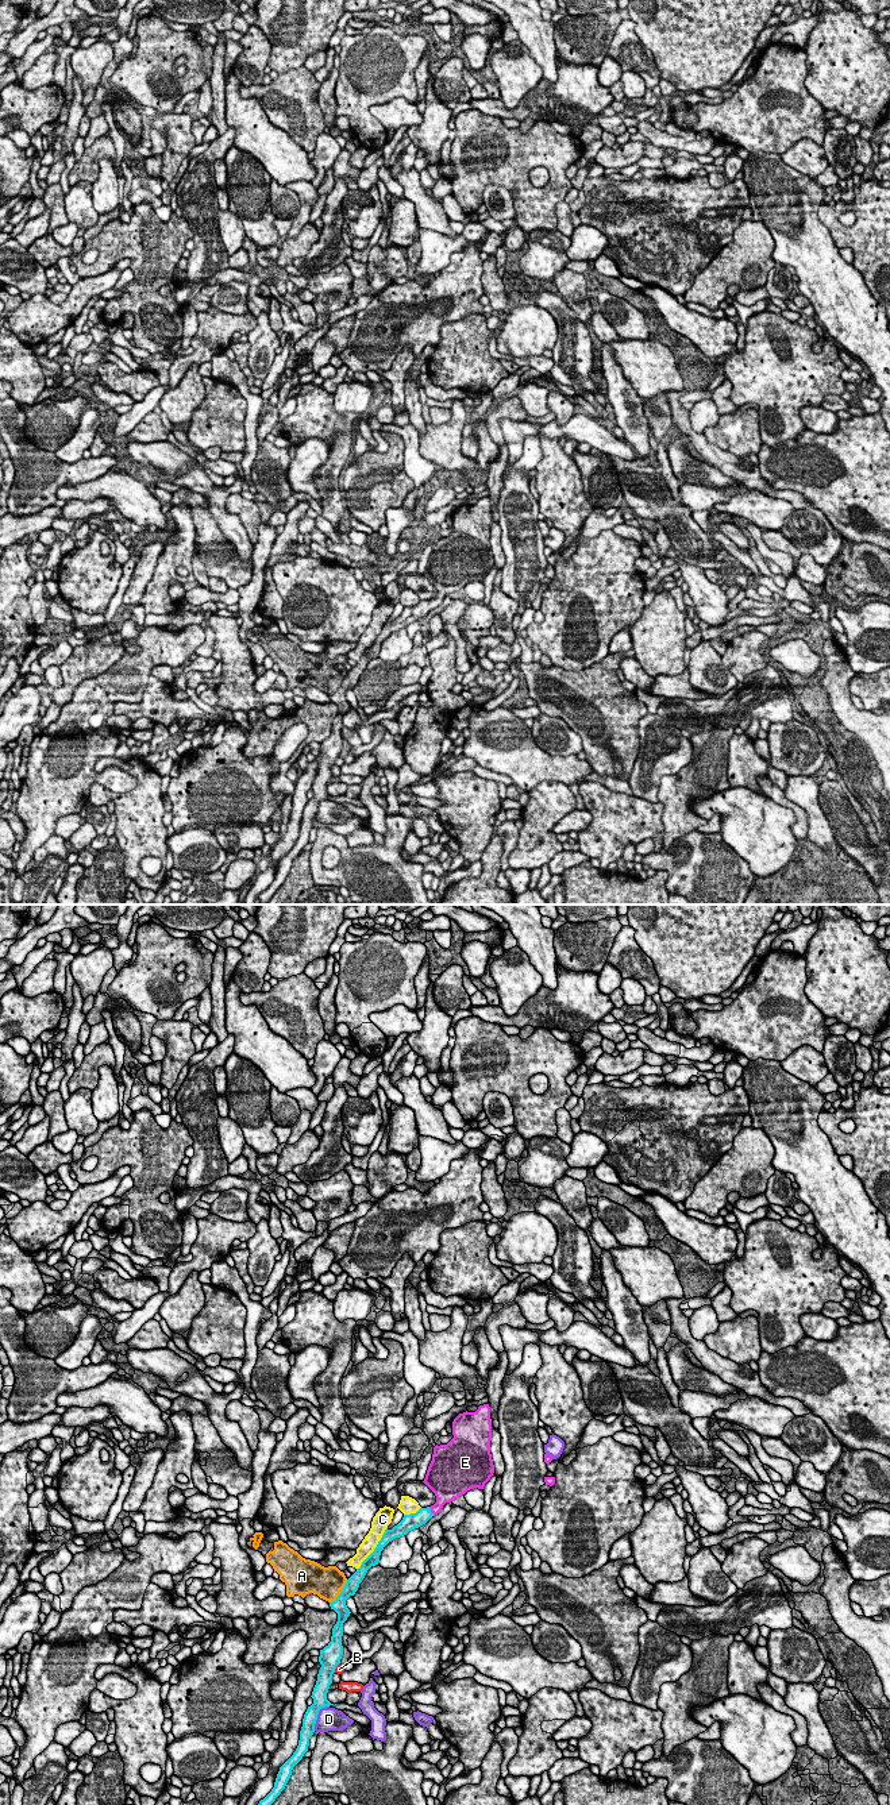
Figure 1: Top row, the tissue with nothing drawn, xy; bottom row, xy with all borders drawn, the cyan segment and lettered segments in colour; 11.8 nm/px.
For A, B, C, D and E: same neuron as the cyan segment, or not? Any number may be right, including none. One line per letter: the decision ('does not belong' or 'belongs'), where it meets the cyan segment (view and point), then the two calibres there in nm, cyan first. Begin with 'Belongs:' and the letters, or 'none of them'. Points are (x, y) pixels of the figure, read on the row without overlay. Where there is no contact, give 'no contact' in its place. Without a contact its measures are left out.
Belongs: E
A: does not belong; contact xy (341, 685); calibres 160 and 380 nm
B: does not belong; contact xy (335, 760); calibres 260 and 100 nm
C: does not belong; contact xy (374, 641); calibres 140 and 180 nm
D: does not belong; contact xy (316, 809); calibres 170 and 280 nm
E: belongs; contact xy (430, 604); calibres 190 and 190 nm

